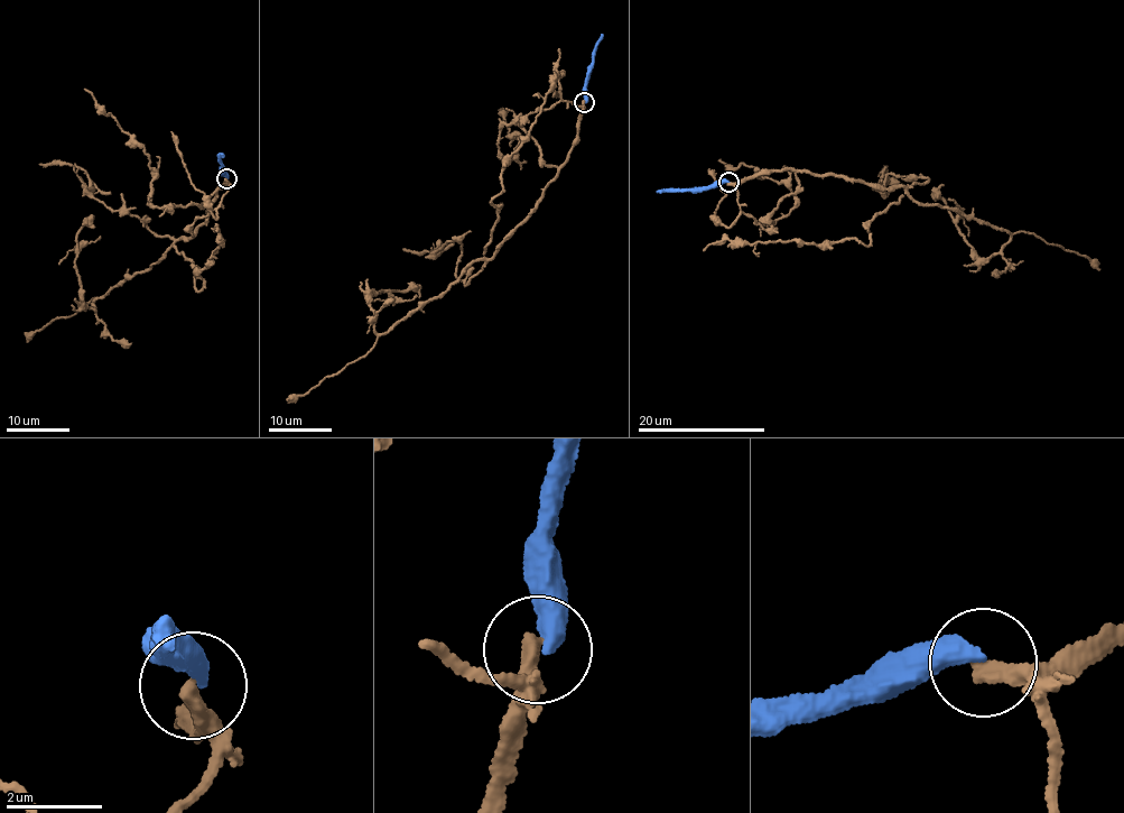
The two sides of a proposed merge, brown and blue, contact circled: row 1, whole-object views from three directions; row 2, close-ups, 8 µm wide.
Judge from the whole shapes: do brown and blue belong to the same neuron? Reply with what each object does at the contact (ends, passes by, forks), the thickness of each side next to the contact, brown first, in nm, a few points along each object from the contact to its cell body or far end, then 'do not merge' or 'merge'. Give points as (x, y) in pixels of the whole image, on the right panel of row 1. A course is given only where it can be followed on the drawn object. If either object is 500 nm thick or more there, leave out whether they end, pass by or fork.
brown ends; blue ends; calibres 400 and 440 nm; course brown (728, 182), (789, 168), (901, 186), (920, 202), (1006, 231), (997, 252), (976, 253), (940, 199), (944, 184); course blue (728, 182), (676, 192), (657, 190); do not merge

